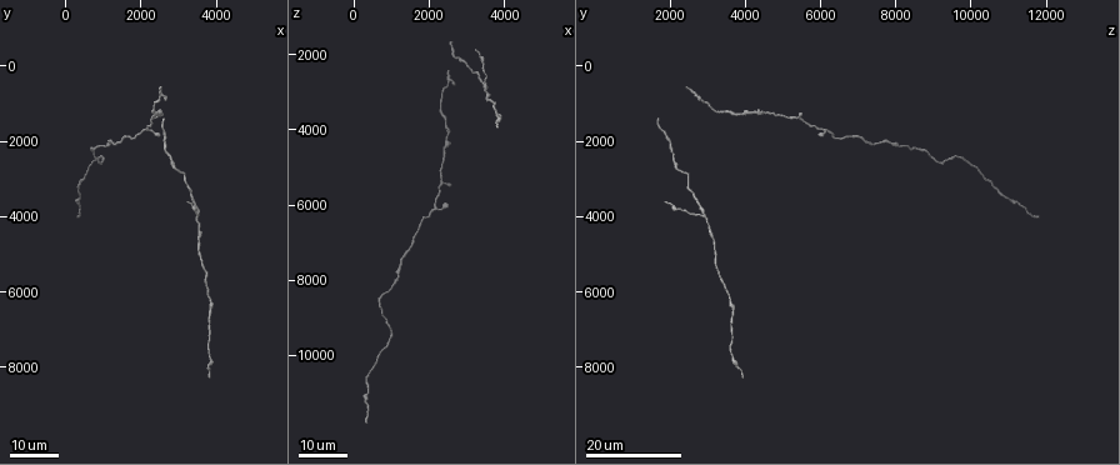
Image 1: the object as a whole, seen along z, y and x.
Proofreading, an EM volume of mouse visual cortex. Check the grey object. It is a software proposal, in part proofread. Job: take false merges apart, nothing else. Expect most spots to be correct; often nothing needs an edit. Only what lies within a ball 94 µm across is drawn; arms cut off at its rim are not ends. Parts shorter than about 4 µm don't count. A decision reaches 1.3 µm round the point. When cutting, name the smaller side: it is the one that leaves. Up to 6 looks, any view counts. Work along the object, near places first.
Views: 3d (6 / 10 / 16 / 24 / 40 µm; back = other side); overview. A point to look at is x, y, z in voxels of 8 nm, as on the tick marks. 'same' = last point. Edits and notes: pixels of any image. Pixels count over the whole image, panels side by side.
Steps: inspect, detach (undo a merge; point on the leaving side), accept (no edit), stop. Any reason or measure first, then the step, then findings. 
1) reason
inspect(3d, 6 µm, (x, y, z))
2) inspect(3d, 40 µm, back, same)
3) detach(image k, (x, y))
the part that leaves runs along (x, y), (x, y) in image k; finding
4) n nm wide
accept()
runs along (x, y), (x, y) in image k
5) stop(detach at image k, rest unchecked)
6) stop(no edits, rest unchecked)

three arms meet
inspect(3d, 24 µm, (3500, 4000, 2750))

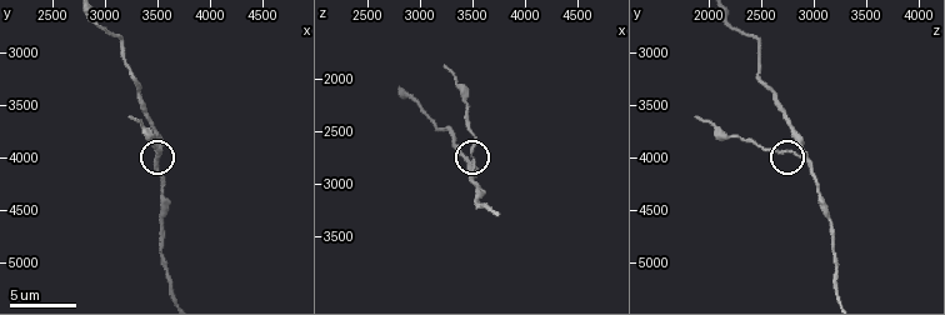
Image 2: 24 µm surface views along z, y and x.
closer look
inspect(3d, 6 µm, (3520, 3960, 2820))

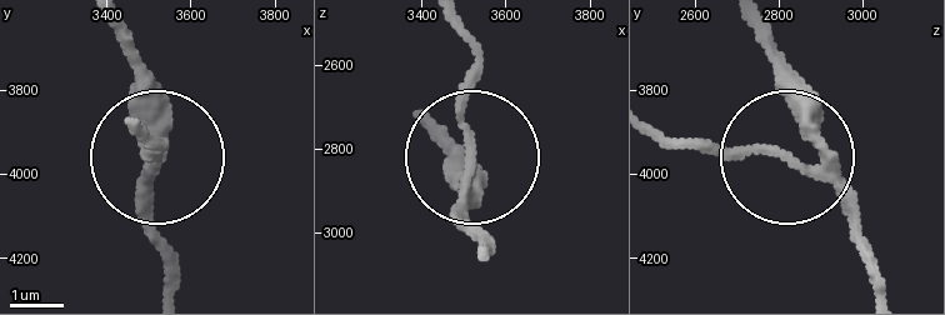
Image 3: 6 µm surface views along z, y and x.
inspect(3d, 6 µm, back, (3510, 3955, 2815))

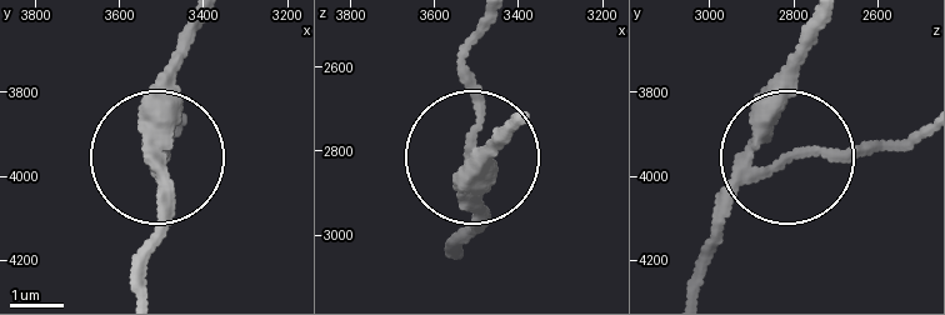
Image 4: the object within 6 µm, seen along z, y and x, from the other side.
detach(image 4, (480, 115))
the part that leaves runs along (764, 174), (920, 129) in image 4; two neurons meet here

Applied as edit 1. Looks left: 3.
inspect(overview)

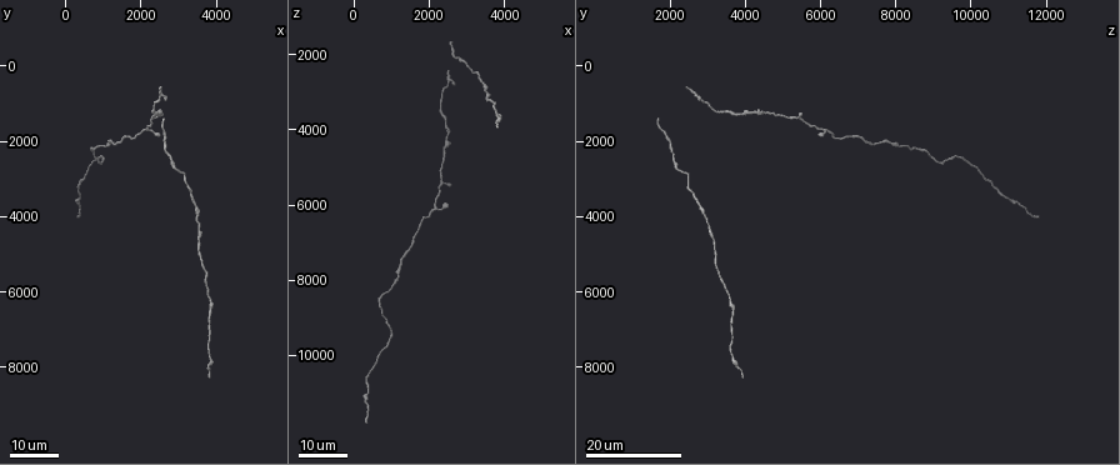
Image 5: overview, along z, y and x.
sudden change in width
inspect(3d, 24 µm, (3800, 6450, 3650))

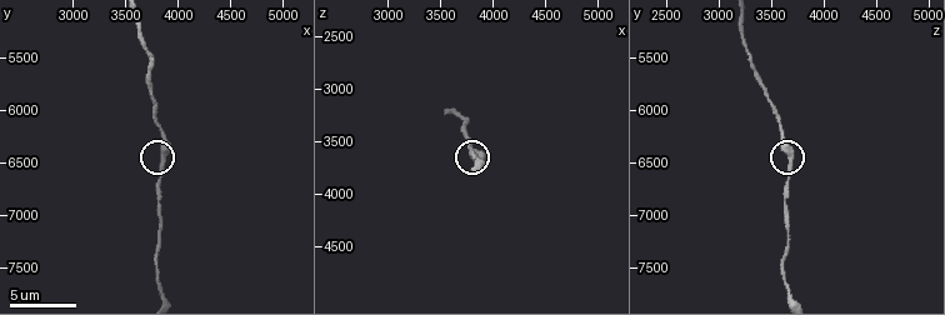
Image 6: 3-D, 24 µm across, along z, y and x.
inspect(3d, 10 µm, (3840, 6480, 3660))

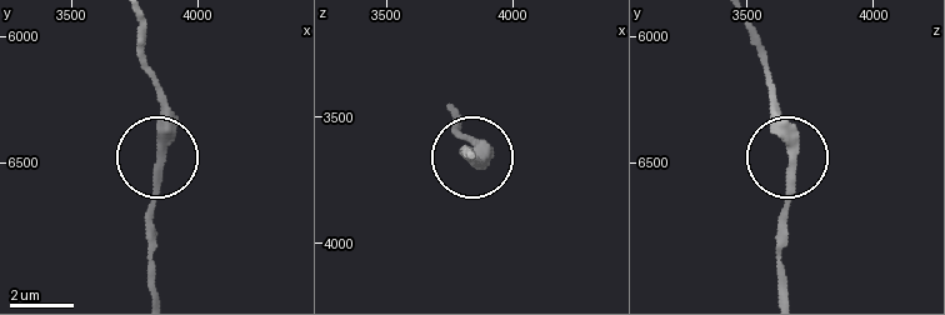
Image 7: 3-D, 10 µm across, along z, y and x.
accept()
runs along (744, 25), (793, 163), (784, 240) in image 7; all the same neuron

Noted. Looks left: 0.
stop(detach at image 4, rest unchecked)

